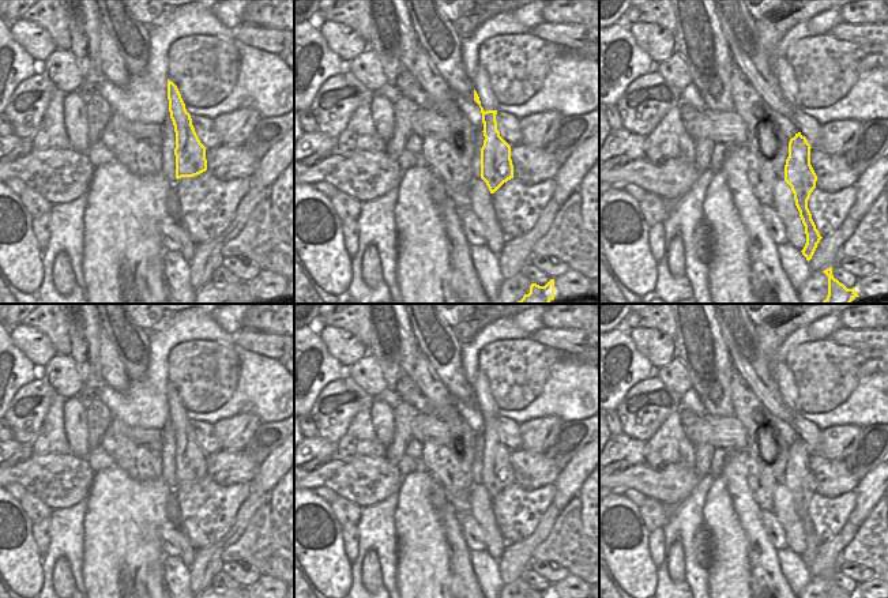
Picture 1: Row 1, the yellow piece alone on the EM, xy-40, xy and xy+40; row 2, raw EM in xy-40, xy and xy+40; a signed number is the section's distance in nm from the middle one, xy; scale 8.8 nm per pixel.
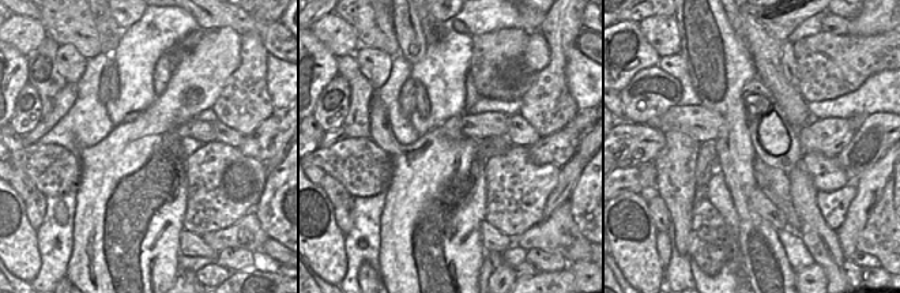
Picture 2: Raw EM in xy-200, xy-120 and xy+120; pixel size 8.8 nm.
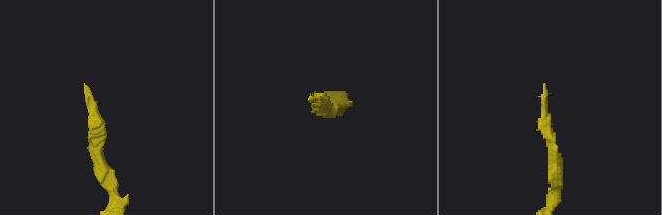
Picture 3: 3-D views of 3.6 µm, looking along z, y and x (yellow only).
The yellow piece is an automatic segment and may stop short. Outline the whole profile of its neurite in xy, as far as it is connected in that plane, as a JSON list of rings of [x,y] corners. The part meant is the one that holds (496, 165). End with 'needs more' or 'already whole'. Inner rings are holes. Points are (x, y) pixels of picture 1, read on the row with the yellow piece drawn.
[[[477,65],[474,71],[474,101],[479,105],[483,123],[483,146],[481,148],[481,178],[490,193],[494,193],[504,183],[513,178],[511,146],[500,136],[497,129],[498,102],[492,91],[489,74]]] | needs more

